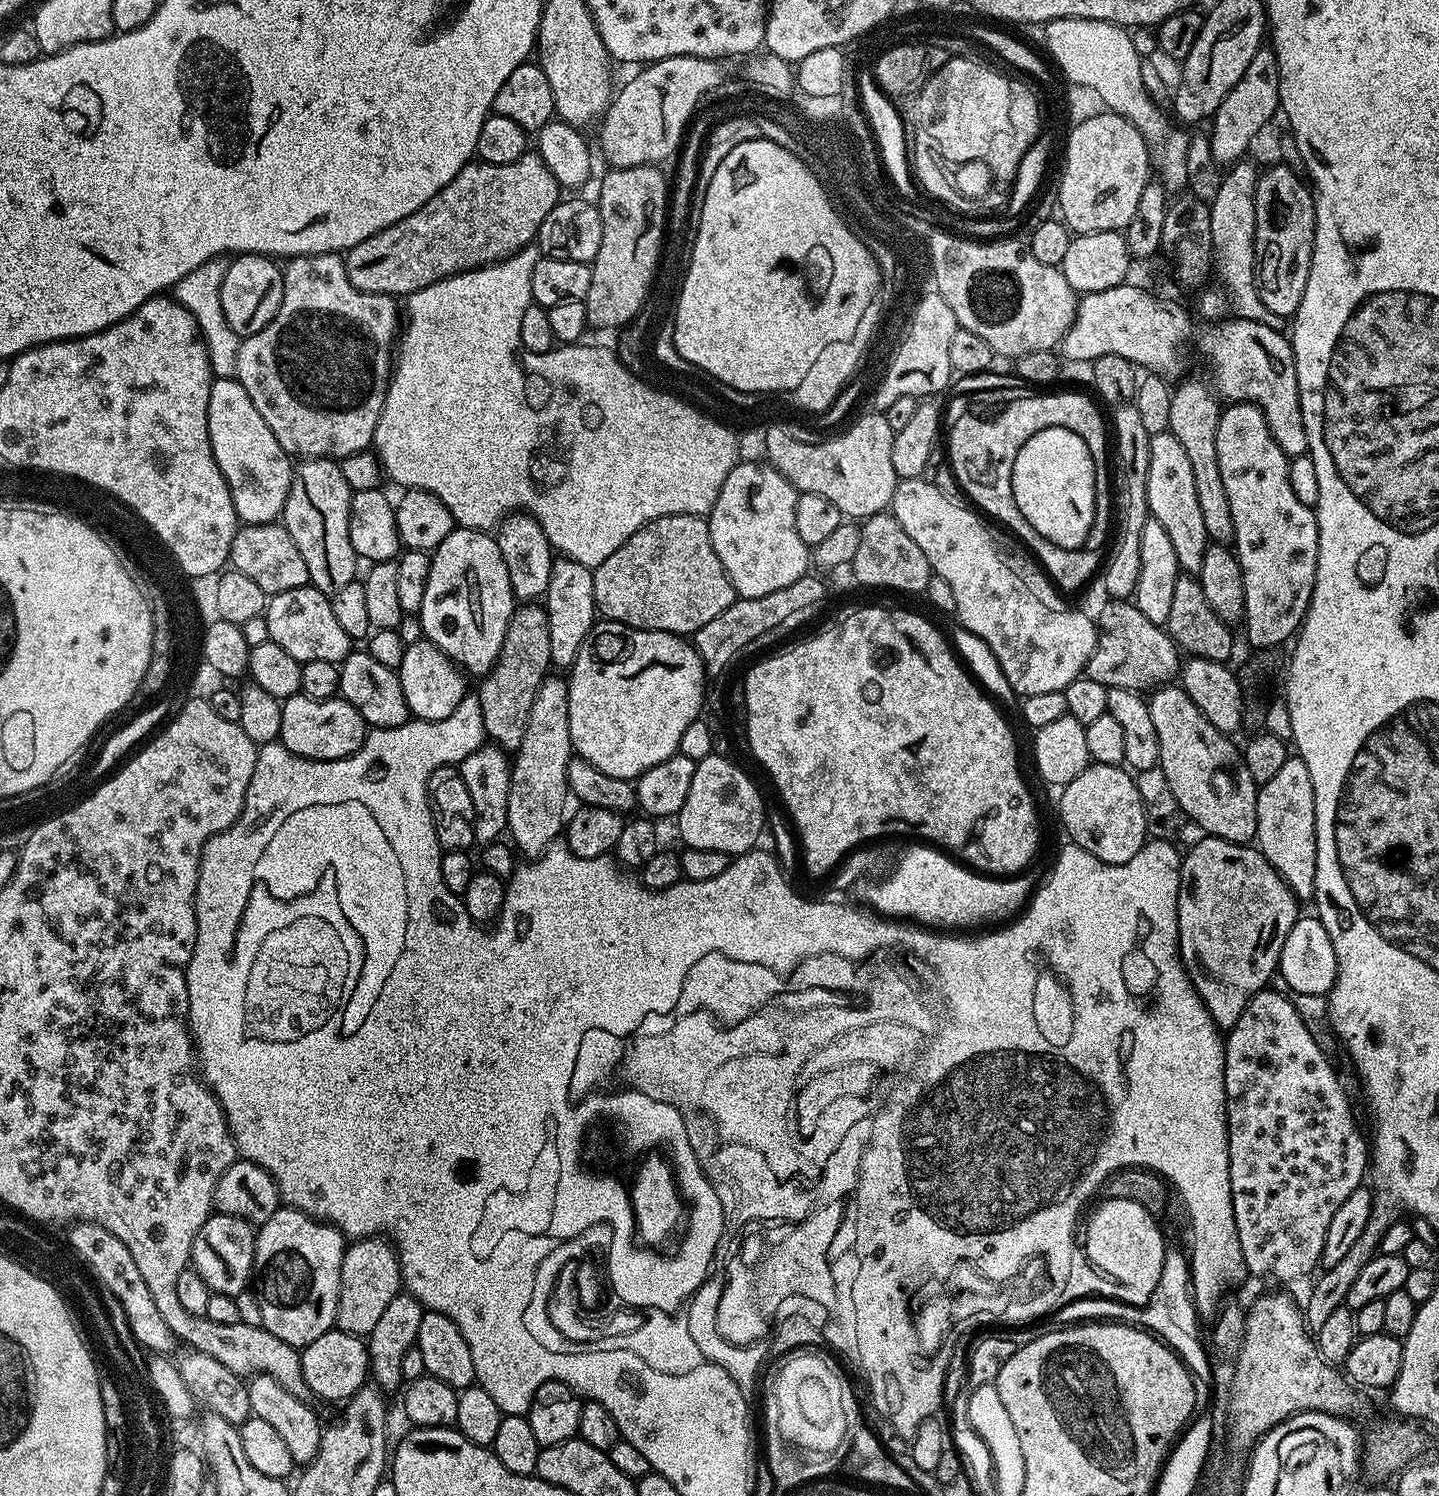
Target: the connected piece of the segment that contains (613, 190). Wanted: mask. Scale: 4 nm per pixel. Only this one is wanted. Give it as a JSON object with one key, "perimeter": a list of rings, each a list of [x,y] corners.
{"perimeter":[[[655,164],[612,168],[600,180],[598,207],[602,218],[602,246],[598,246],[598,254],[592,260],[590,294],[586,294],[584,299],[584,305],[588,307],[589,325],[623,329],[631,325],[643,313],[645,304],[649,303],[648,291],[652,288],[652,279],[658,276],[662,245],[666,239],[666,217],[670,207],[670,180],[660,170]]]}

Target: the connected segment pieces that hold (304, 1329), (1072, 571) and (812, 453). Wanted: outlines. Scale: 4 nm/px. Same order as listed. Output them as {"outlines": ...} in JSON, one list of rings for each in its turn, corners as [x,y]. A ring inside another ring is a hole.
{"outlines":[[[[282,1206],[265,1224],[259,1225],[254,1246],[252,1280],[262,1306],[262,1327],[274,1334],[274,1338],[282,1338],[282,1342],[286,1342],[291,1348],[302,1350],[310,1346],[314,1338],[322,1338],[322,1334],[333,1331],[338,1314],[345,1247],[346,1237],[343,1232],[339,1232],[332,1224],[307,1216],[296,1208]]],[[[955,460],[950,465],[950,471],[956,475],[957,482],[964,487],[965,494],[969,496],[967,499],[985,517],[993,516],[998,523],[1005,524],[1040,559],[1040,564],[1048,571],[1049,578],[1062,591],[1076,592],[1095,572],[1097,575],[1102,564],[1102,556],[1099,556],[1101,553],[1097,549],[1087,546],[1083,548],[1054,546],[1054,542],[1042,538],[1042,534],[1038,534],[1034,530],[1034,526],[1030,526],[1030,522],[1026,522],[1022,510],[1018,510],[1018,502],[1014,502],[1014,490],[1012,489],[1014,460]],[[1004,464],[1008,464],[1008,468],[1004,468]]],[[[887,415],[864,416],[857,424],[852,424],[844,433],[834,436],[831,443],[822,443],[817,447],[793,443],[785,436],[782,429],[772,430],[767,436],[767,463],[779,470],[783,476],[796,487],[797,493],[809,492],[810,494],[822,494],[822,498],[834,502],[838,510],[848,518],[867,518],[885,511],[891,505],[892,495],[898,483],[898,477],[894,470],[894,462],[890,462],[890,450],[894,433],[890,430],[890,422]]]]}

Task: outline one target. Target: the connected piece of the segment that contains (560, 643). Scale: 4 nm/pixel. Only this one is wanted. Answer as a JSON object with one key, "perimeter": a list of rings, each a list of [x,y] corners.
{"perimeter":[[[567,558],[553,559],[550,586],[544,591],[542,607],[548,613],[550,658],[557,669],[571,669],[582,642],[590,634],[593,624],[597,623],[598,613],[594,602],[592,573],[593,569],[582,566],[581,561],[574,562]]]}

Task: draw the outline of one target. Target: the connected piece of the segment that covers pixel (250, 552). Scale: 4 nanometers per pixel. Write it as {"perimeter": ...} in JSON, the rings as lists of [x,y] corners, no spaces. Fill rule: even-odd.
{"perimeter":[[[283,523],[245,524],[237,527],[228,558],[235,571],[246,574],[246,578],[262,586],[269,597],[277,596],[282,590],[309,587],[306,562],[302,562],[302,554],[298,554],[298,546],[294,546],[294,538],[290,538]]]}

